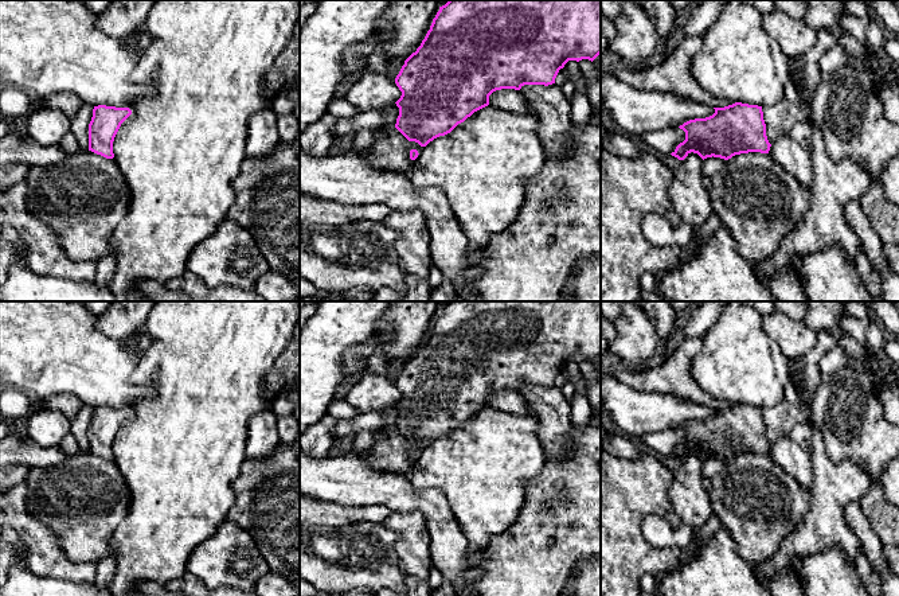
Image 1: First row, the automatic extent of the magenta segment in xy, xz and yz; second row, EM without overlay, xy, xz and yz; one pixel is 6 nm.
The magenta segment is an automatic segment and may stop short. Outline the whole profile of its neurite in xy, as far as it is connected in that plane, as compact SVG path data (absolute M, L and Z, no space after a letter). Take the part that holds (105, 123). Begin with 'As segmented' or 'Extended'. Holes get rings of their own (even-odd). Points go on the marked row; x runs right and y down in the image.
As segmented. M98 105L89 124L89 151L113 159L113 141L121 124L132 114L129 108Z

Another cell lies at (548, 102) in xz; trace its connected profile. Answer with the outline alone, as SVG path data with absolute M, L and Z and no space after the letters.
M524 85L519 91L527 101L528 112L538 116L538 135L546 152L563 156L574 125L571 102L563 94L562 86Z

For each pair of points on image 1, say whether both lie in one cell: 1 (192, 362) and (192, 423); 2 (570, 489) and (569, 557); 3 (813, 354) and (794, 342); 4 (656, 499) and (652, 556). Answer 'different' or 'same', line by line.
1: same
2: same
3: different
4: same

